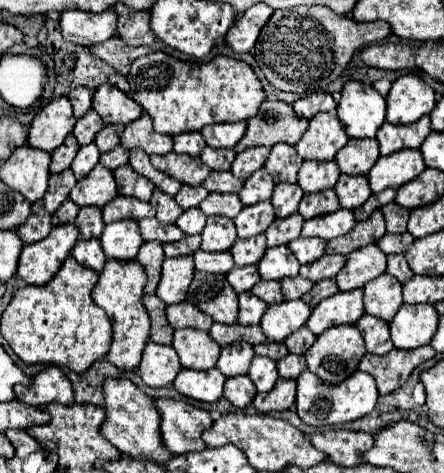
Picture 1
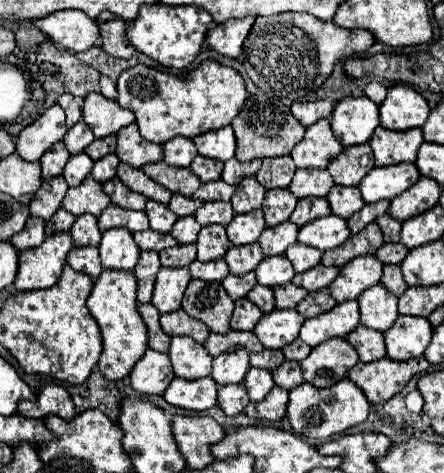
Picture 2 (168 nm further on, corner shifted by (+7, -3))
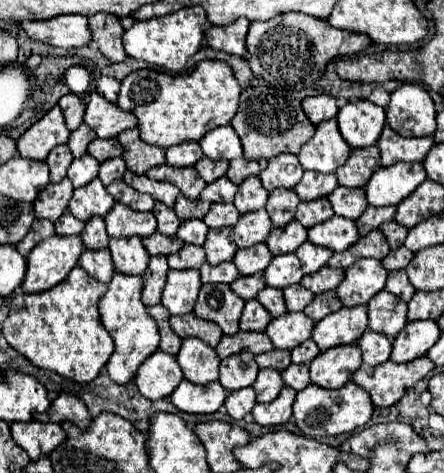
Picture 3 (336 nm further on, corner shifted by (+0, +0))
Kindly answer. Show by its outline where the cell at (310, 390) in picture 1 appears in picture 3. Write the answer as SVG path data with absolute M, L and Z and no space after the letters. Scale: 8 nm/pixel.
M348 381L340 389L322 389L318 385L308 385L296 395L294 401L294 419L302 435L306 437L330 437L330 435L340 435L340 433L350 433L362 425L366 425L372 417L374 405L370 401L370 395L362 389L356 387L356 383Z

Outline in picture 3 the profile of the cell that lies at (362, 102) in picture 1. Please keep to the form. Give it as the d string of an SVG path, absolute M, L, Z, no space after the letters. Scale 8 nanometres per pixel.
M356 101L346 103L338 111L338 127L344 137L344 141L350 147L370 147L376 145L382 127L386 123L386 113L382 107L370 103L370 101Z

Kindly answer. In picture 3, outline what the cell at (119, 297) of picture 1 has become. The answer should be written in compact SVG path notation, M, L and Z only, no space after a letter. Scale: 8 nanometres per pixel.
M114 273L112 281L108 283L106 295L100 299L102 325L112 335L116 347L106 365L106 371L110 379L120 385L132 381L140 363L158 349L158 327L154 319L148 315L144 303L140 301L140 291L142 291L142 277L128 277Z

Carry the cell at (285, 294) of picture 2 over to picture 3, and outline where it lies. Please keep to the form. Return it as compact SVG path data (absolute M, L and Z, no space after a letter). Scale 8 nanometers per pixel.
M292 285L284 289L284 299L288 311L304 311L304 307L314 299L314 295L302 285Z

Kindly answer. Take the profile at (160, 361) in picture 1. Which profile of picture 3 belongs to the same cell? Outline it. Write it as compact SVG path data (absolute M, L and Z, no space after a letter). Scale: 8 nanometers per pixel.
M162 351L150 355L136 373L136 385L140 393L150 401L168 397L180 385L182 379L184 375L176 357L166 355Z

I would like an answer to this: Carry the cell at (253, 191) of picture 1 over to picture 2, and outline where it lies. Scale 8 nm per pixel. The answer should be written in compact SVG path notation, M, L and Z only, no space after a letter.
M249 176L239 182L239 186L231 198L231 204L237 214L245 214L249 210L261 208L263 198L265 198L265 188L253 176Z

